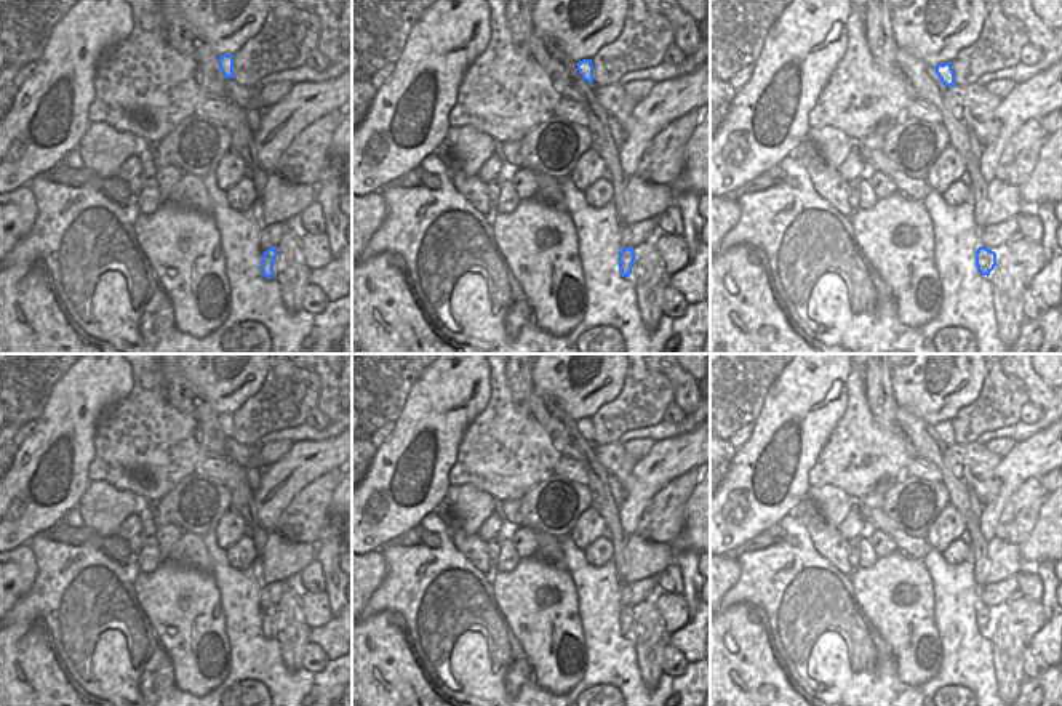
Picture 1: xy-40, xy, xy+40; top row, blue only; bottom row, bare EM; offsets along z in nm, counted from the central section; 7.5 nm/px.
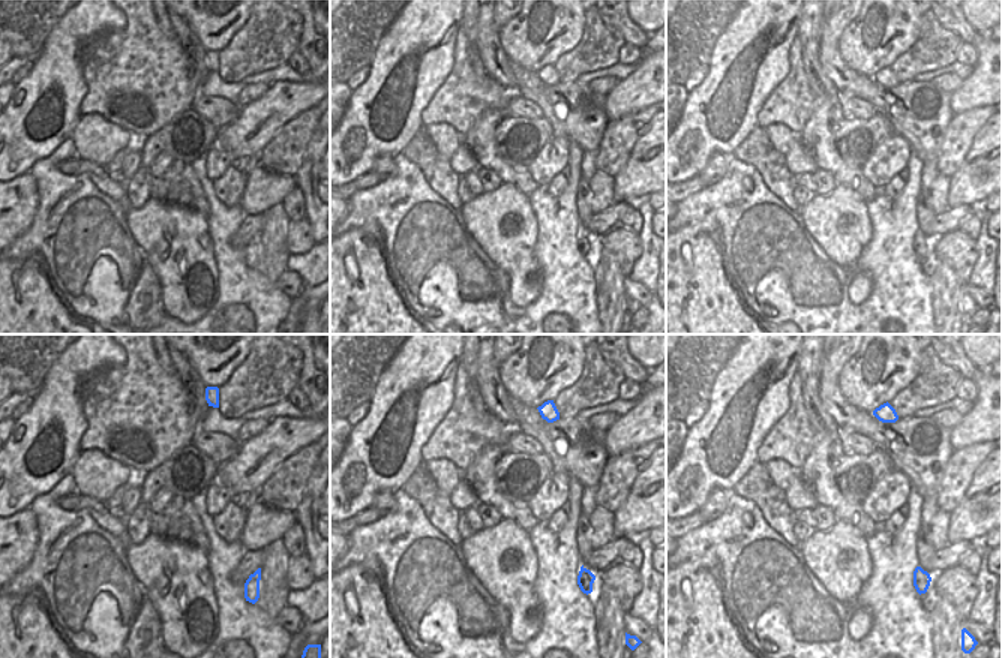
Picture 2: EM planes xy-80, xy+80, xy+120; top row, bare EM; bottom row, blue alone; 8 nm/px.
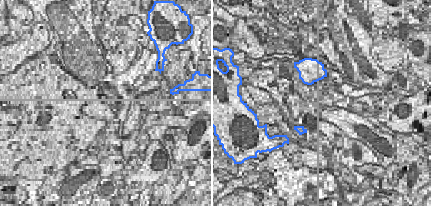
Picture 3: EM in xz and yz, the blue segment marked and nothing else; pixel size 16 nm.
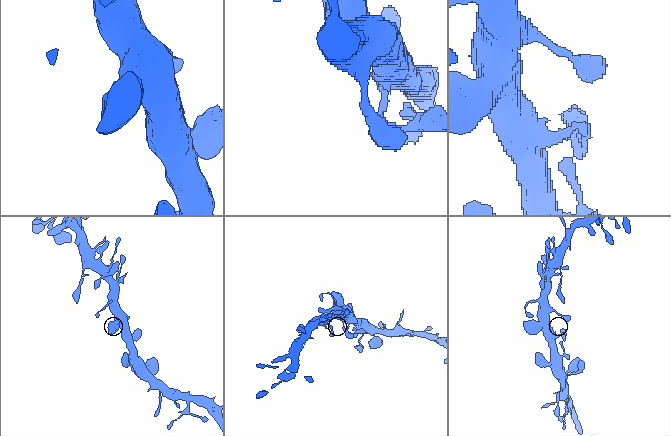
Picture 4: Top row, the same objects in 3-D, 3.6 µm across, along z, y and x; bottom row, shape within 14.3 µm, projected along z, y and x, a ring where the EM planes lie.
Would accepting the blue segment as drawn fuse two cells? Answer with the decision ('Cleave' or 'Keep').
Keep

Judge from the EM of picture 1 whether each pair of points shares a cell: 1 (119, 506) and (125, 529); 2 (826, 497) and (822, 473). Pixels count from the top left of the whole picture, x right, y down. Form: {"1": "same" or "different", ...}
{"1": "different", "2": "different"}

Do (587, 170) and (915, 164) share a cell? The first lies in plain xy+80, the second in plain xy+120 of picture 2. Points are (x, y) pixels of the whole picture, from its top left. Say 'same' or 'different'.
different

